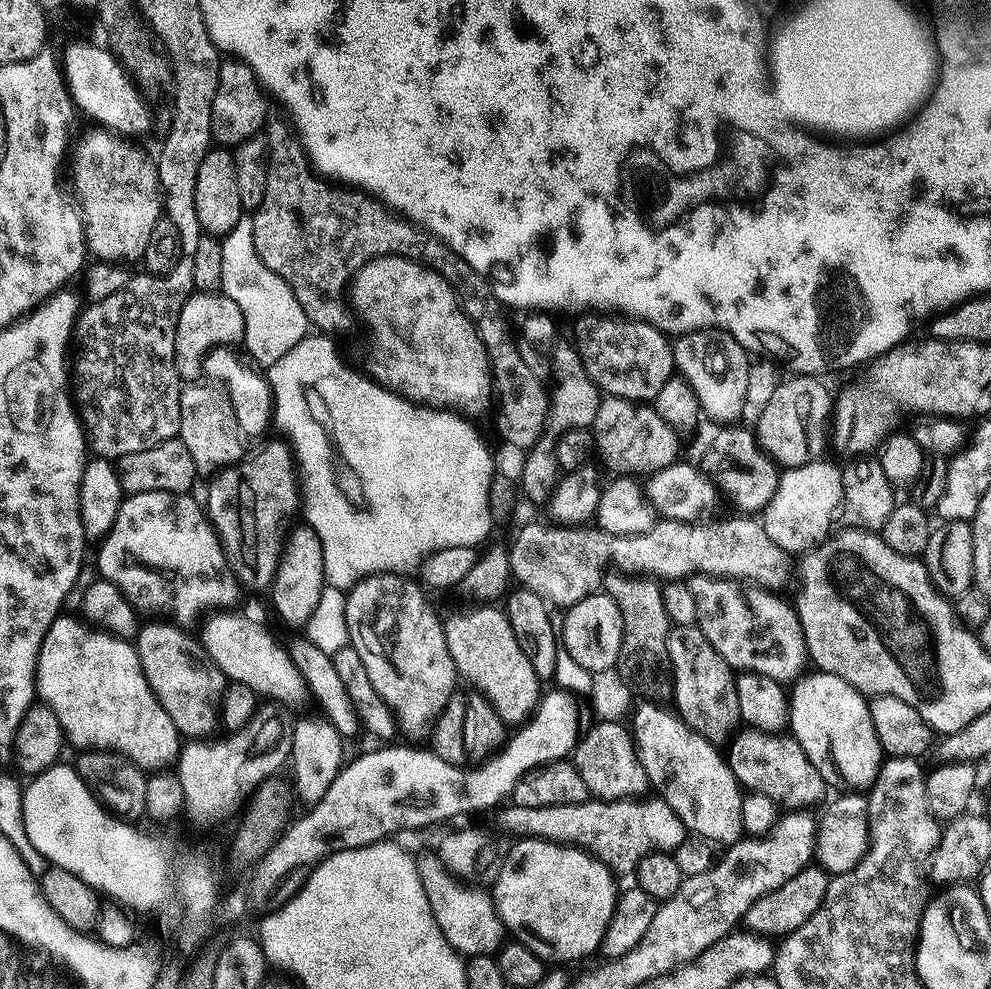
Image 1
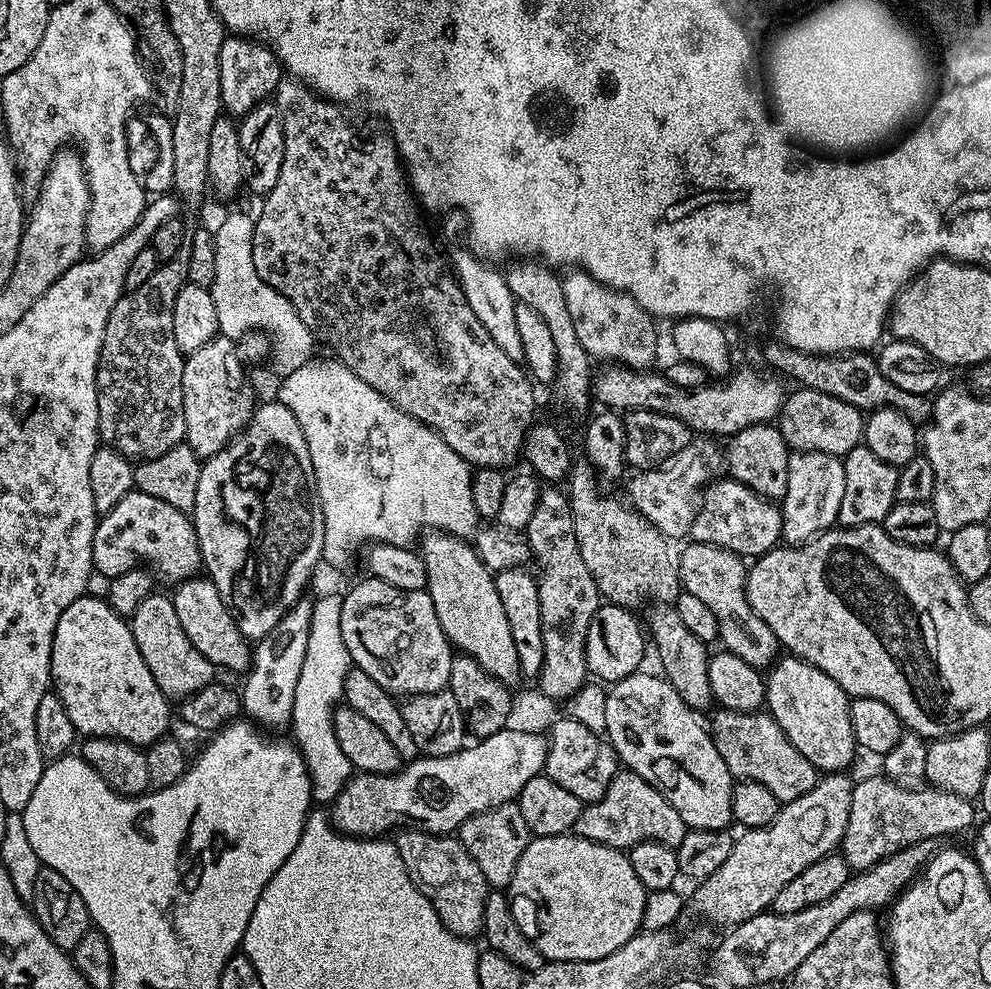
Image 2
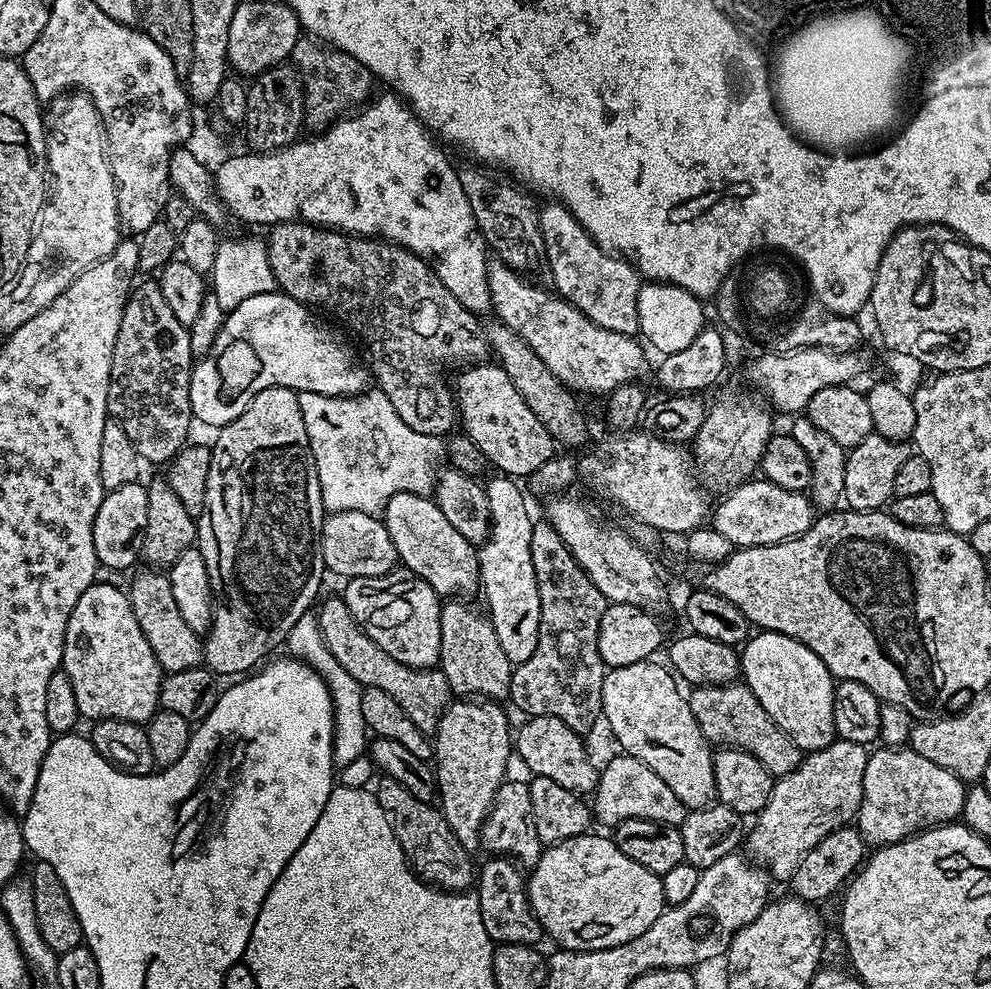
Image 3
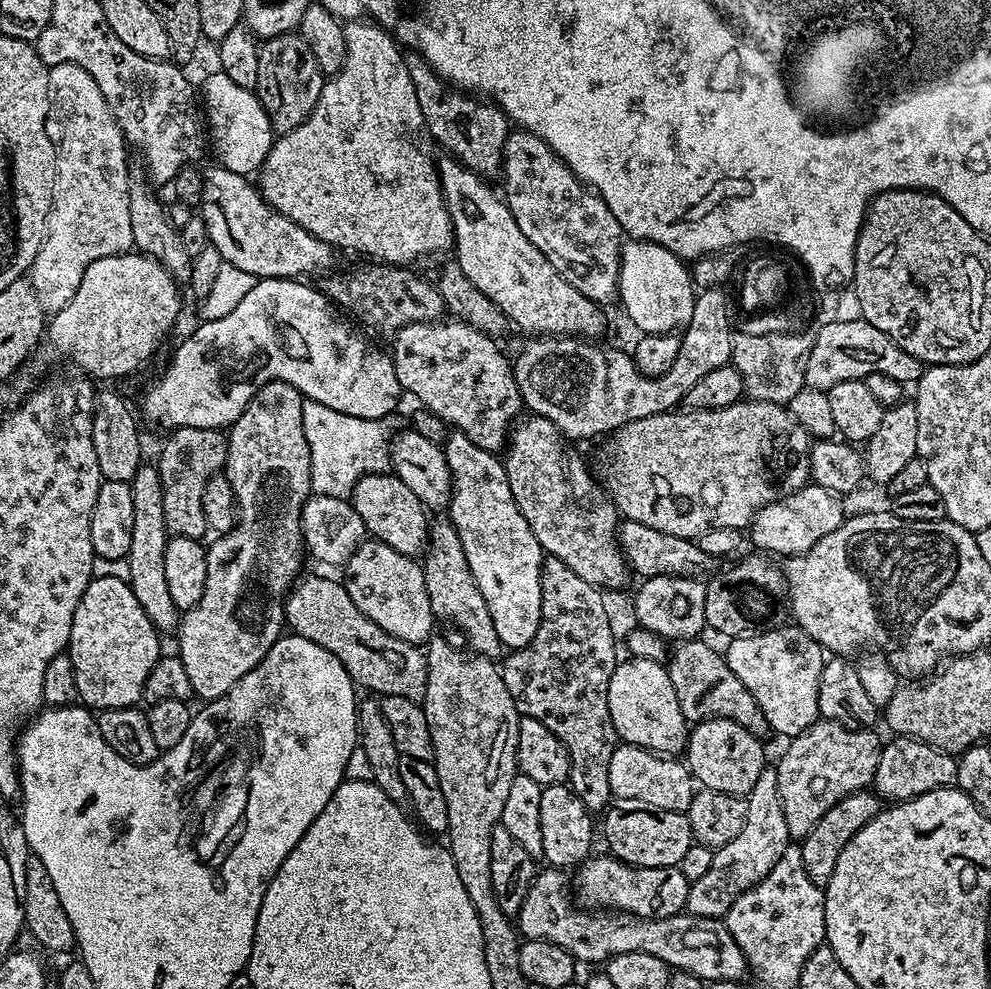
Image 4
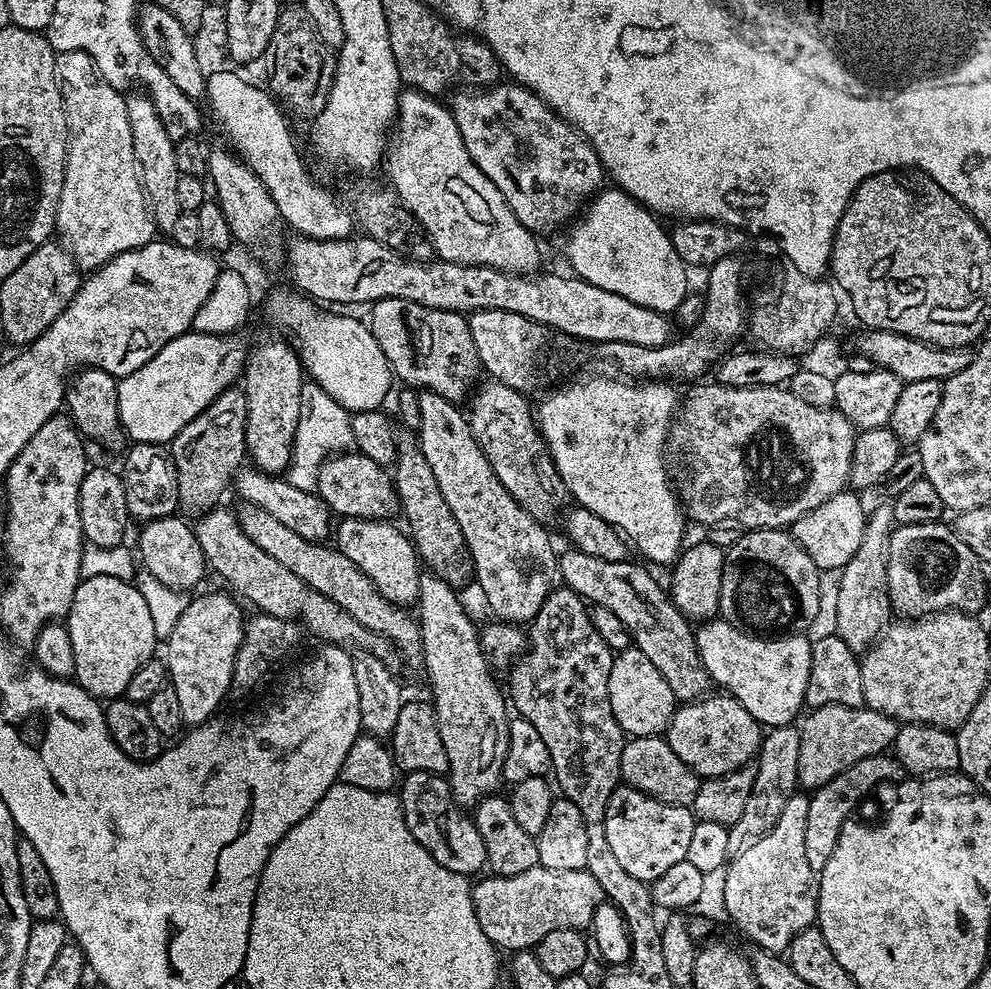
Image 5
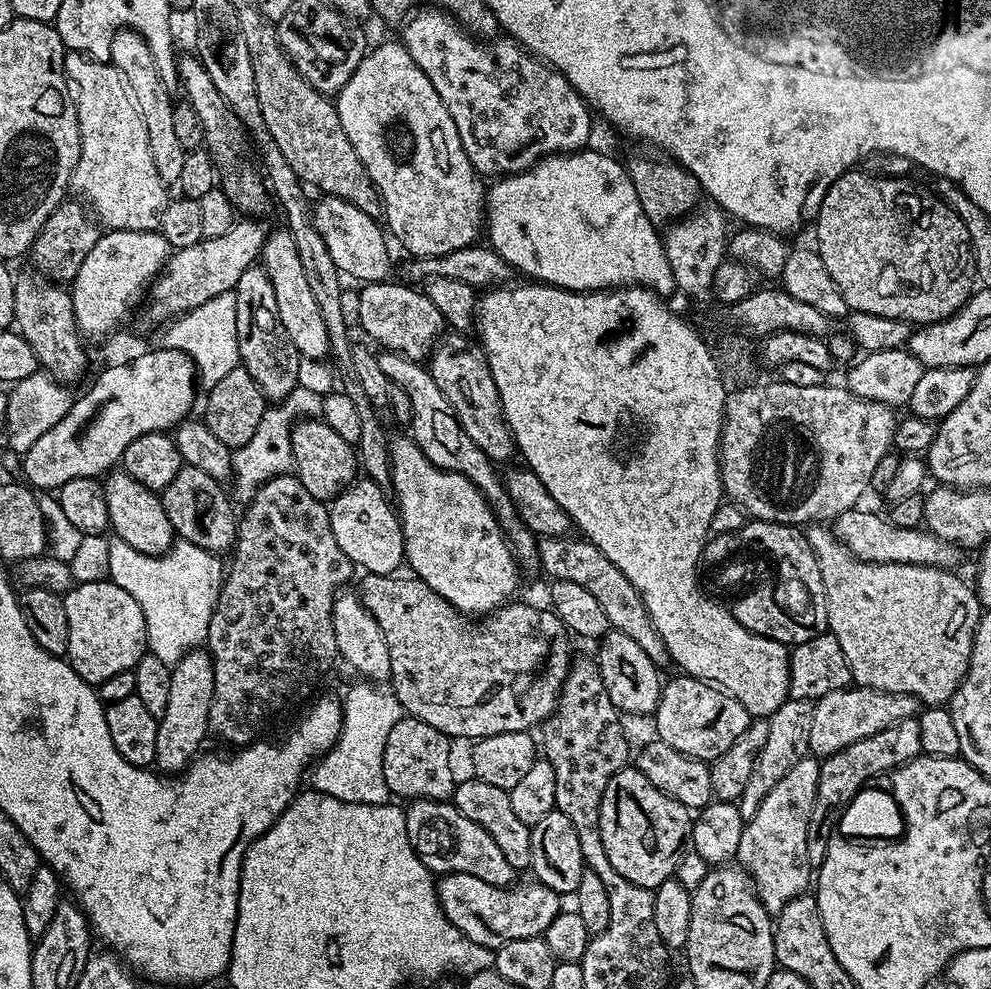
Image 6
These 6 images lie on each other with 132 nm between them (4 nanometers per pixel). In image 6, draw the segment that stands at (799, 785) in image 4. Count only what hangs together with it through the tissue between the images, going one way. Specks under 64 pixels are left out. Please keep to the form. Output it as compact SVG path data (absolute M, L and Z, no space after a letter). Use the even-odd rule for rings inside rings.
M849 686L842 690L834 690L834 694L826 694L821 700L815 701L814 704L814 722L810 722L810 742L808 750L811 755L817 758L823 758L834 754L838 750L846 750L846 746L850 746L850 742L858 742L858 738L870 738L870 734L878 734L880 730L886 730L890 726L894 726L903 720L911 720L921 711L922 705L919 700L916 700L910 694L894 694L893 692L879 692L873 688L861 688L859 686Z

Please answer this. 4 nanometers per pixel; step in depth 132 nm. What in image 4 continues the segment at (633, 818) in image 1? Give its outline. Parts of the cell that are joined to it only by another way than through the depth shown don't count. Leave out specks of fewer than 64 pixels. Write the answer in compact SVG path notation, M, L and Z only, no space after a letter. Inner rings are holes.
M621 743L610 758L610 790L617 801L632 800L636 804L651 804L653 808L687 813L698 788L683 759Z

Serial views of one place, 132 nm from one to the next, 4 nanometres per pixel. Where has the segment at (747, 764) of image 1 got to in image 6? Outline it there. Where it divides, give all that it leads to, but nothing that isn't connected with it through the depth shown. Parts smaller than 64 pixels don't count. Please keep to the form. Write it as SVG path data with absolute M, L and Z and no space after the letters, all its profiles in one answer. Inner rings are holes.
M566 535L550 536L539 541L542 572L552 580L578 582L578 586L586 586L586 590L590 590L590 594L598 598L602 610L606 610L606 618L615 631L634 638L634 642L638 642L638 646L642 646L642 650L650 654L656 665L667 665L670 660L668 650L642 602L640 592L630 586L630 578L626 578L626 574L622 574L622 570L618 570L618 566L614 566L614 562L610 562L610 558L602 554L602 550L598 550L598 546L583 538L572 539L571 535Z

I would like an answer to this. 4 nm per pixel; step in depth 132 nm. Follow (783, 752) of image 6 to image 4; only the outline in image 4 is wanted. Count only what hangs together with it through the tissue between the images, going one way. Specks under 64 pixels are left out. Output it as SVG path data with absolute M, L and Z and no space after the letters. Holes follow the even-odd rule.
M765 766L758 776L758 782L754 784L754 790L746 799L746 826L742 826L742 831L736 837L730 838L726 846L715 849L710 870L706 870L702 878L691 881L687 911L693 916L727 917L737 896L762 882L762 878L766 878L766 874L774 870L774 862L778 862L778 858L782 858L784 851L790 847L786 814L782 814L782 798L778 794L775 767Z

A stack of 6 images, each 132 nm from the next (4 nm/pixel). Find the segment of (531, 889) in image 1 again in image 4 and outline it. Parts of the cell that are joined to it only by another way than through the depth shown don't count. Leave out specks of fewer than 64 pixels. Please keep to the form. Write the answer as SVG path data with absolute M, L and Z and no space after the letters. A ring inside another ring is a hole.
M593 854L575 869L574 896L585 909L626 912L630 916L643 916L645 920L678 916L687 909L690 881L679 866L636 868L611 854L603 855Z

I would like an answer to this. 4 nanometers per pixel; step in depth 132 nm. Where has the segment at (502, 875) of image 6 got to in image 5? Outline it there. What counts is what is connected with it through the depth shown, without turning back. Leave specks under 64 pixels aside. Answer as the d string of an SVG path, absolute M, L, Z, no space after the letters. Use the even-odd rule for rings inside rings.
M409 772L399 781L398 795L410 834L414 834L414 838L426 846L434 862L442 862L446 870L454 870L466 877L471 877L472 872L487 865L486 846L476 825L472 823L471 815L465 814L460 805L453 801L452 791L443 775L435 772Z

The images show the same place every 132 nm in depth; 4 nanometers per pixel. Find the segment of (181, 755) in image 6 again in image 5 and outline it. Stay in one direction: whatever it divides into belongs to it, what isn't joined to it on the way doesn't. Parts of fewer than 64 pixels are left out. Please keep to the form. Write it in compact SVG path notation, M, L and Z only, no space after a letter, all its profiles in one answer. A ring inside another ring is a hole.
M208 592L197 600L189 599L182 610L182 618L178 618L174 630L166 638L168 678L174 694L178 694L178 707L185 726L213 719L218 712L216 707L223 702L224 695L229 695L232 686L234 662L244 637L246 616L240 613L237 601L224 592Z

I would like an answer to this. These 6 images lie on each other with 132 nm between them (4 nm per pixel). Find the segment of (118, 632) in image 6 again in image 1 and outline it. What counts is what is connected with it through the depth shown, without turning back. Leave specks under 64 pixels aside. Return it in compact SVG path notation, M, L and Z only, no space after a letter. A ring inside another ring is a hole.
M61 614L52 623L50 630L46 630L46 638L42 638L42 646L36 659L36 690L39 699L47 704L50 710L54 710L54 714L58 714L58 722L64 731L65 741L71 747L73 744L76 750L102 748L105 752L119 752L120 755L125 756L128 760L133 760L136 765L145 770L167 769L169 766L175 765L180 755L182 747L180 731L176 729L174 722L170 722L170 714L166 714L166 710L162 710L158 698L150 690L150 686L146 682L146 674L142 674L142 662L136 653L135 643L131 640L124 640L121 636L114 636L111 632L101 630L91 623L85 622L79 615Z

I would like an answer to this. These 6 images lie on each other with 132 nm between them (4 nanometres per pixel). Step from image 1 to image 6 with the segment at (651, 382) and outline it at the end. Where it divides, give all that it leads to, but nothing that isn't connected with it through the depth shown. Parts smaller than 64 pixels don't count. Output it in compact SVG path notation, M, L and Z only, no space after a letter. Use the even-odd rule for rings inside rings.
M435 6L417 7L402 31L405 50L438 90L438 98L458 126L458 138L462 138L470 162L485 177L524 172L545 156L589 147L593 113L588 103L562 73L515 40L485 42L465 32L456 19Z

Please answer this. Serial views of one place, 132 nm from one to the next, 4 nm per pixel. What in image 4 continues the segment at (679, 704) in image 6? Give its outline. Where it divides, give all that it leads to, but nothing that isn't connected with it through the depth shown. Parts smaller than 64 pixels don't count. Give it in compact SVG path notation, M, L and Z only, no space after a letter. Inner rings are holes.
M726 718L701 720L689 731L686 763L701 789L747 798L766 766L761 737Z

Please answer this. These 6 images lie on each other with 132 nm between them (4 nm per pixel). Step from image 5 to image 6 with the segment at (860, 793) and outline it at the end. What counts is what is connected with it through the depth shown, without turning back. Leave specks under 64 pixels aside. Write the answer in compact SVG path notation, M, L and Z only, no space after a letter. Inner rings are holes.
M913 718L880 730L878 734L870 734L870 738L858 738L858 742L850 742L846 750L838 750L820 760L818 794L814 798L814 810L810 814L810 830L806 830L806 858L812 869L818 870L822 866L828 843L837 831L844 811L852 799L866 788L869 783L867 780L871 776L880 776L883 772L891 773L921 754L922 737L918 731L918 722Z

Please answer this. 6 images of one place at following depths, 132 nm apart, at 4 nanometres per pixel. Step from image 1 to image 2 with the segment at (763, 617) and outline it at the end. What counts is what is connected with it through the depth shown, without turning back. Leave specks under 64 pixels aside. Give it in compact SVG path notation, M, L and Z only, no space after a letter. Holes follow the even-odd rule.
M691 542L680 548L680 582L683 591L697 595L714 610L720 626L719 643L742 662L761 670L767 669L777 659L778 641L774 630L762 620L748 601L748 568L745 557L731 548Z

